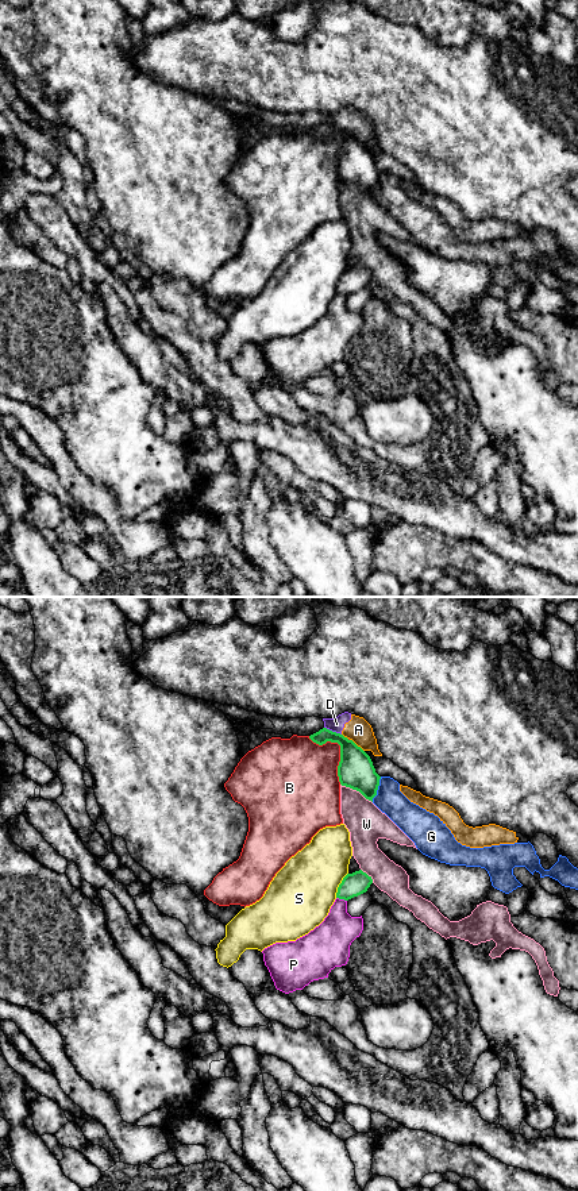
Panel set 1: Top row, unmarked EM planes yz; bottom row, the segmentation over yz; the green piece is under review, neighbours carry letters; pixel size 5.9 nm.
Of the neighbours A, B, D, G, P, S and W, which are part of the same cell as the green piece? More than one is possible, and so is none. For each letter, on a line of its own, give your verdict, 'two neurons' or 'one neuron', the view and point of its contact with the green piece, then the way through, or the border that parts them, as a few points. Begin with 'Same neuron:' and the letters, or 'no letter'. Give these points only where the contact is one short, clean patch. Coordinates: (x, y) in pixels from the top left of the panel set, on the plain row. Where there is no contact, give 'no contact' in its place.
Same neuron: no letter
A: two neurons; meets green in yz at (355, 139)
B: two neurons; meets green in yz at (340, 145)
D: two neurons; meets green in yz at (331, 126); border along yz (324, 122), (340, 130)
G: two neurons; meets green in yz at (377, 184)
P: two neurons; meets green in yz at (342, 293)
S: two neurons; meets green in yz at (339, 280)
W: two neurons; meets green in yz at (357, 185)

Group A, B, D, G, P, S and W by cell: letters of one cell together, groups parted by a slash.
A D / B S / G / P / W

